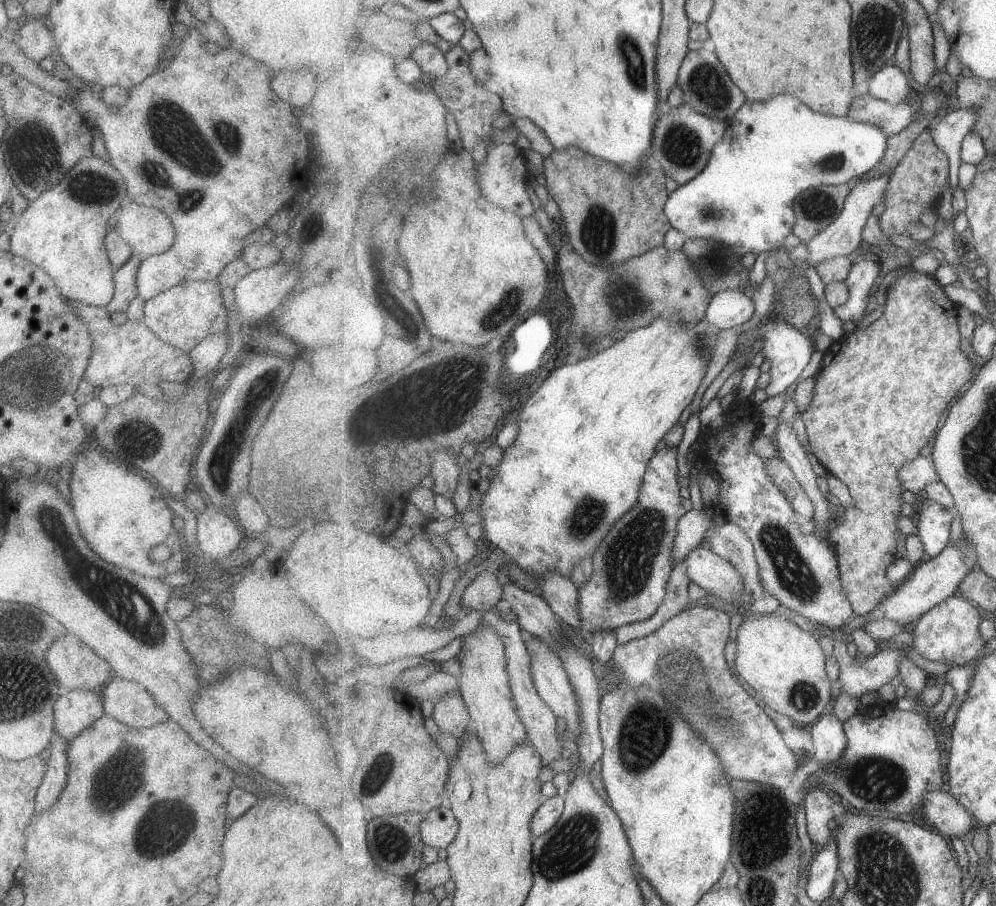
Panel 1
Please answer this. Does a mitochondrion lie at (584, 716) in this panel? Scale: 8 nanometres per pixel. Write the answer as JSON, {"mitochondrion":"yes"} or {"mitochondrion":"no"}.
{"mitochondrion":"no"}

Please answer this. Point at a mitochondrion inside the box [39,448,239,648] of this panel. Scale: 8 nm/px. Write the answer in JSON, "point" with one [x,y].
{"point":[122,601]}

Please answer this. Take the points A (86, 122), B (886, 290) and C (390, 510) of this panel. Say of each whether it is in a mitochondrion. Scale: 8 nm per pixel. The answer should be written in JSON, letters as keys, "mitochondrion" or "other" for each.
{"A":"other","B":"other","C":"other"}

